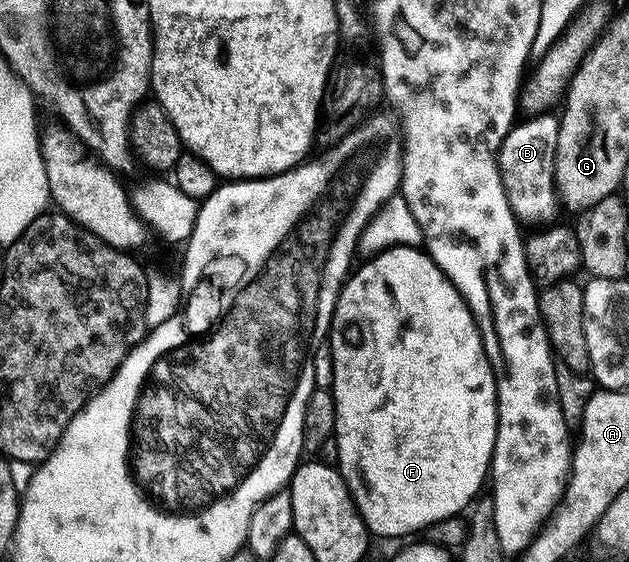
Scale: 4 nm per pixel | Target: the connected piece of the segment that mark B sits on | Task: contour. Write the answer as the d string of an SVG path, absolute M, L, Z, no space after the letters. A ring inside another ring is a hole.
M554 114L538 115L527 123L519 122L510 128L498 152L498 166L501 169L508 205L512 209L514 218L523 224L540 225L554 221L557 220L554 218L557 217L558 211L560 212L558 189L554 185L558 120L559 116Z

